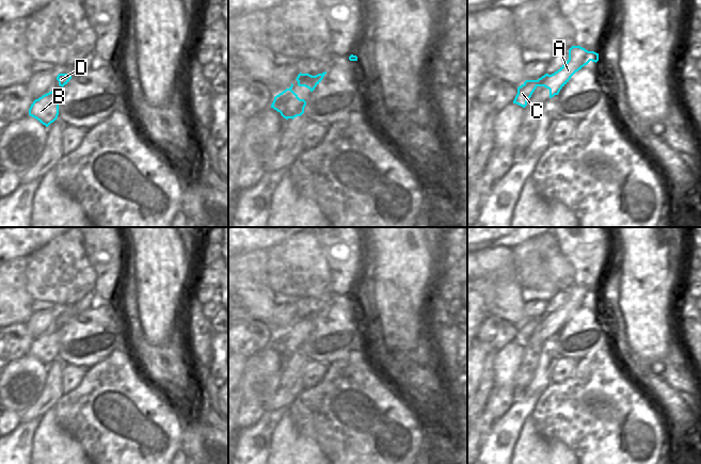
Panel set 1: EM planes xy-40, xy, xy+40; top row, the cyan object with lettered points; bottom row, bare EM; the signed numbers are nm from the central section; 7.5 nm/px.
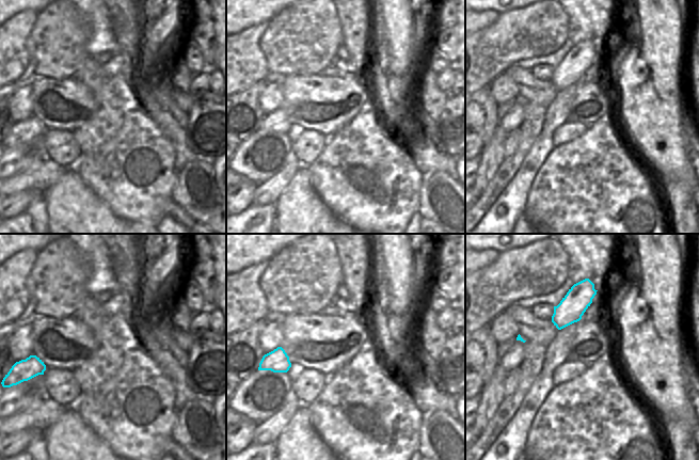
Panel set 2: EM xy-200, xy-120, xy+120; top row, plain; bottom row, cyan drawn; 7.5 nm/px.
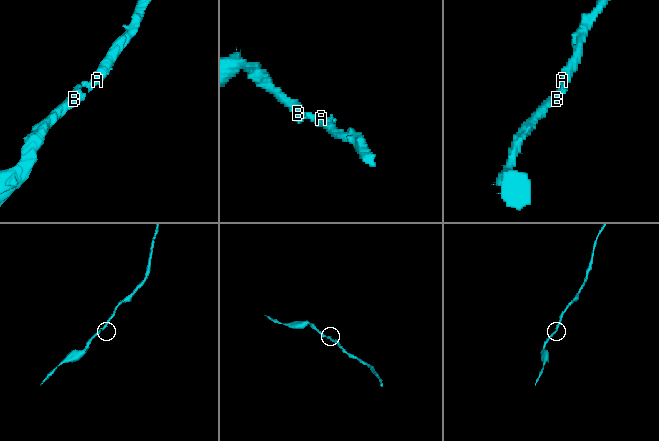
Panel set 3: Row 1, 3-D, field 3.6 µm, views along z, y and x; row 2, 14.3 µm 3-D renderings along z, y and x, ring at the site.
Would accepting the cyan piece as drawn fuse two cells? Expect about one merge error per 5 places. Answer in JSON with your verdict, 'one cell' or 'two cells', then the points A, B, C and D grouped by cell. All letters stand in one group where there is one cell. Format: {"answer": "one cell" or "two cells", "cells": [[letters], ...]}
{"answer": "one cell", "cells": [["A", "B", "C", "D"]]}

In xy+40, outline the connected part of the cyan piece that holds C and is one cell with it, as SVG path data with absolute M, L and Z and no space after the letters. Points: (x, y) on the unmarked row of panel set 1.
M572 285L569 288L569 299L557 310L552 314L545 313L538 319L526 319L521 325L519 325L513 342L525 347L527 340L538 325L548 327L549 337L558 334L571 316L590 300L596 302L599 300L599 292L588 290L580 285Z

